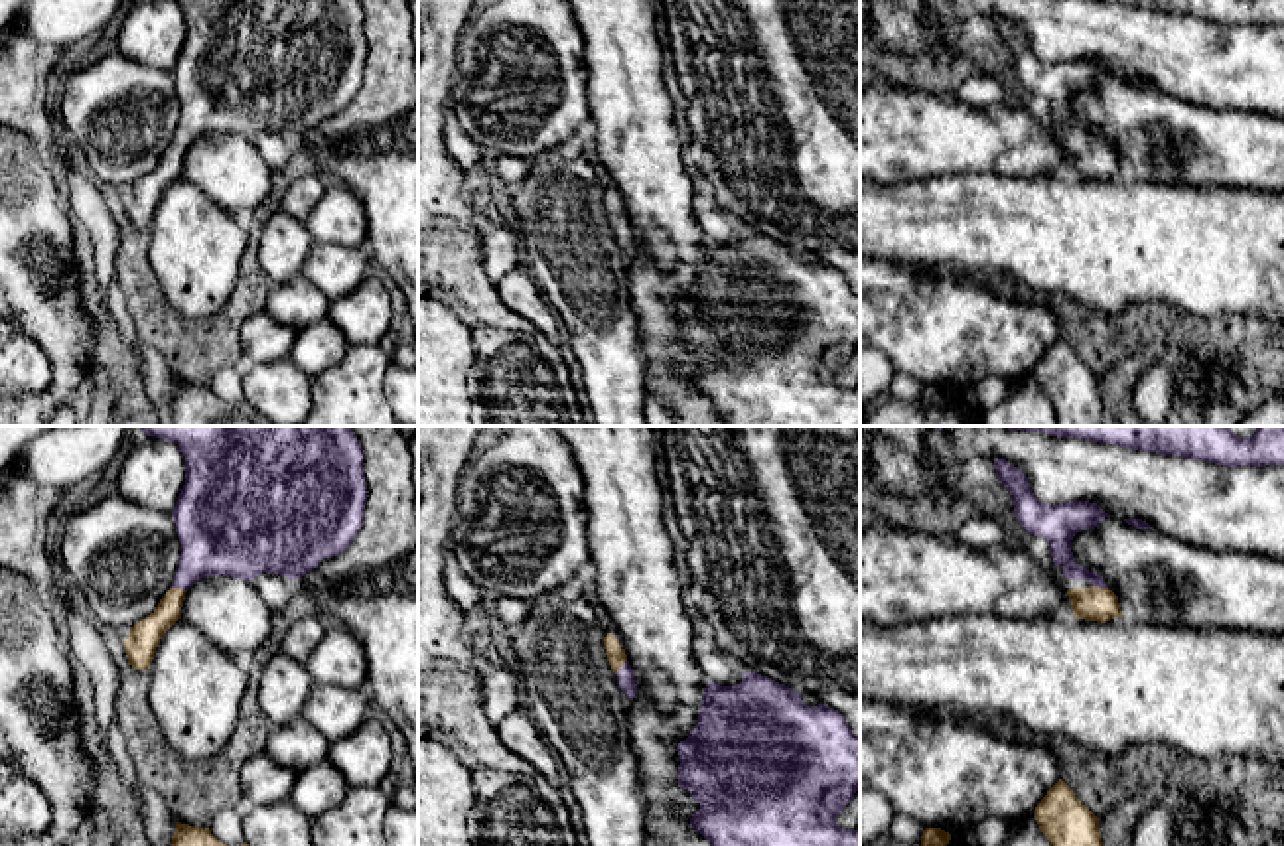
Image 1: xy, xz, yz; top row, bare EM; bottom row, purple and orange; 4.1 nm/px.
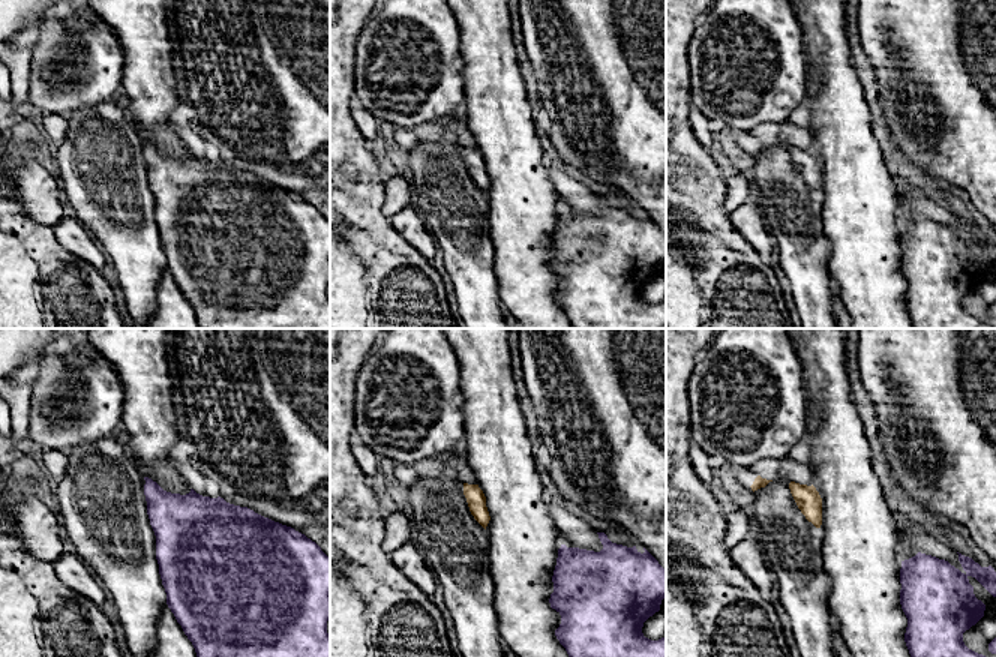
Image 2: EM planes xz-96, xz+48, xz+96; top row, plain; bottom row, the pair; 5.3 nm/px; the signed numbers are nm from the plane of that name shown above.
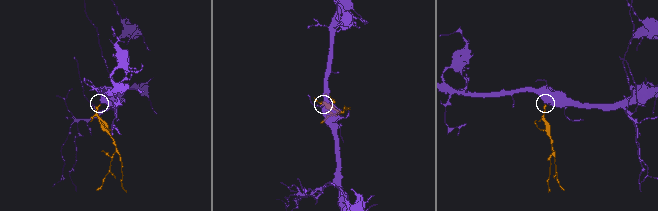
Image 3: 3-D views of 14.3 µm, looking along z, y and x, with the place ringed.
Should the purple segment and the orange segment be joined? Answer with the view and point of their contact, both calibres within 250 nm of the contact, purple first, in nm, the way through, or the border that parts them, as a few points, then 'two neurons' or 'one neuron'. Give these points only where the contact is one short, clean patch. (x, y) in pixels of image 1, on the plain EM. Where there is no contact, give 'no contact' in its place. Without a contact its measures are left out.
xy (180, 144) | 300/120 nm | across xy (217, 97), (190, 127), (180, 144), (168, 170), (144, 194) | one neuron

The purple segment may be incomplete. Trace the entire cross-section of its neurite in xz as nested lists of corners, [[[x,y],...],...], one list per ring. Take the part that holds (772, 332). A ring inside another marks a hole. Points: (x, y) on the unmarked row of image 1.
[[[744,231],[736,245],[706,243],[698,282],[677,310],[678,345],[700,361],[690,385],[712,402],[722,426],[860,426],[860,388],[836,383],[860,347],[860,296],[838,268],[807,264],[789,245]]]

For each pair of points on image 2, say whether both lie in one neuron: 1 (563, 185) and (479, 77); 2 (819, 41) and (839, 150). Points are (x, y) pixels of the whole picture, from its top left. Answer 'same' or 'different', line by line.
1: different
2: same

